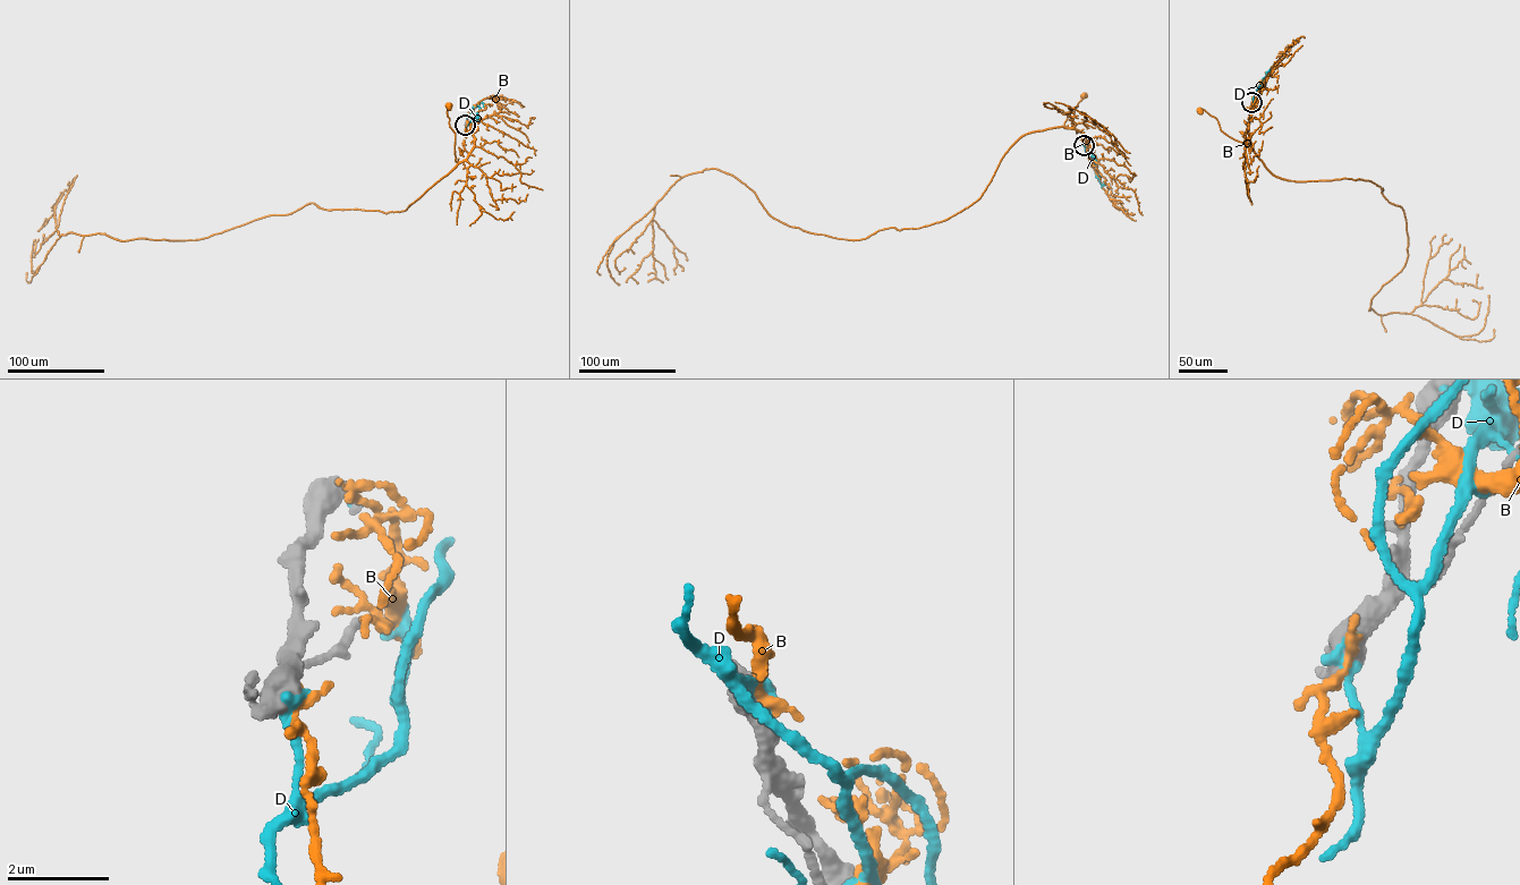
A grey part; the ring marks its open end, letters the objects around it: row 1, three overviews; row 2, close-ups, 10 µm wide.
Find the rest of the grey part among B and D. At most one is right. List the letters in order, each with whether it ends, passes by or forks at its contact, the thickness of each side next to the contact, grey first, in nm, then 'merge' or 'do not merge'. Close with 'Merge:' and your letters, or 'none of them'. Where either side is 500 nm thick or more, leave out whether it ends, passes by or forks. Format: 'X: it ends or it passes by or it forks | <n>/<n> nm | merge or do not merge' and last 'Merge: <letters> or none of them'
B: 650/220 nm | do not merge
D: 650/200 nm | do not merge
Merge: none of them

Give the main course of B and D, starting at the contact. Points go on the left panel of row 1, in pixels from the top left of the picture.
B: (466, 125), (474, 137), (474, 146), (466, 159), (458, 162), (455, 132), (447, 112), (449, 105)
D: (465, 125), (473, 107), (482, 102), (483, 107)

